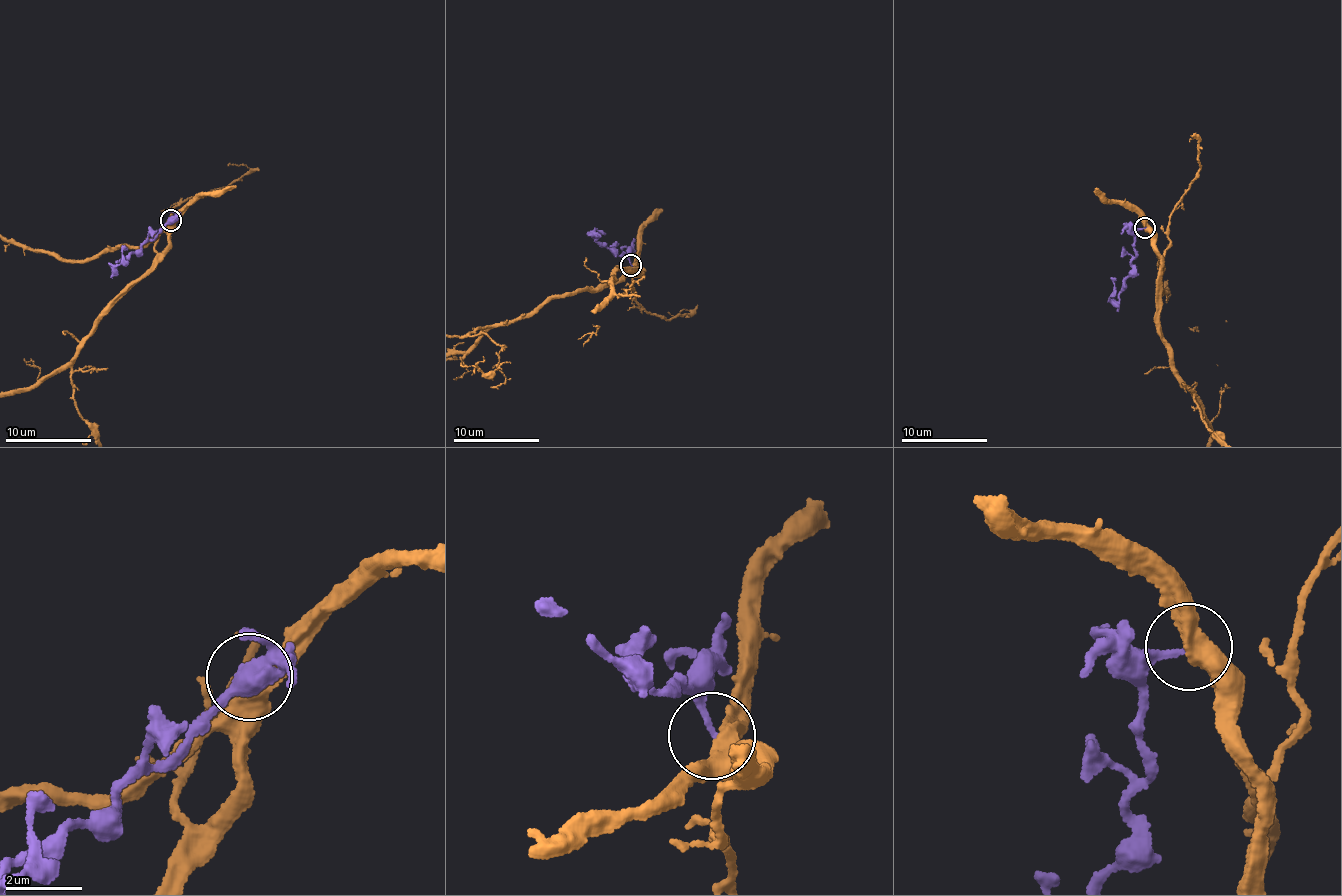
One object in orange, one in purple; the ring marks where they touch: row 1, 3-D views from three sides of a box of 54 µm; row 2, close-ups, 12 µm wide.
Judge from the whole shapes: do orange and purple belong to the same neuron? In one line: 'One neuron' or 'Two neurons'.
Two neurons

